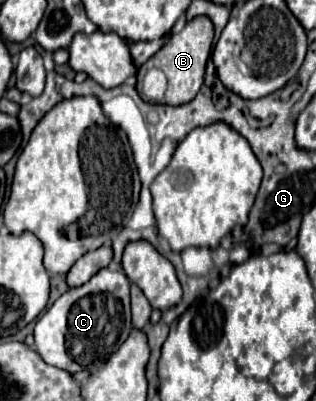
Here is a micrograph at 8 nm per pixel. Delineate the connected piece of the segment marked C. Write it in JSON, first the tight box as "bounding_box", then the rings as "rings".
{"bounding_box":[35,267,131,373],"rings":[[[109,267],[101,269],[97,275],[93,275],[85,285],[73,287],[67,293],[63,293],[37,321],[35,333],[37,333],[37,353],[47,365],[65,369],[69,373],[79,371],[97,371],[127,339],[131,331],[131,309],[129,309],[129,281],[121,271],[111,271]]]}

